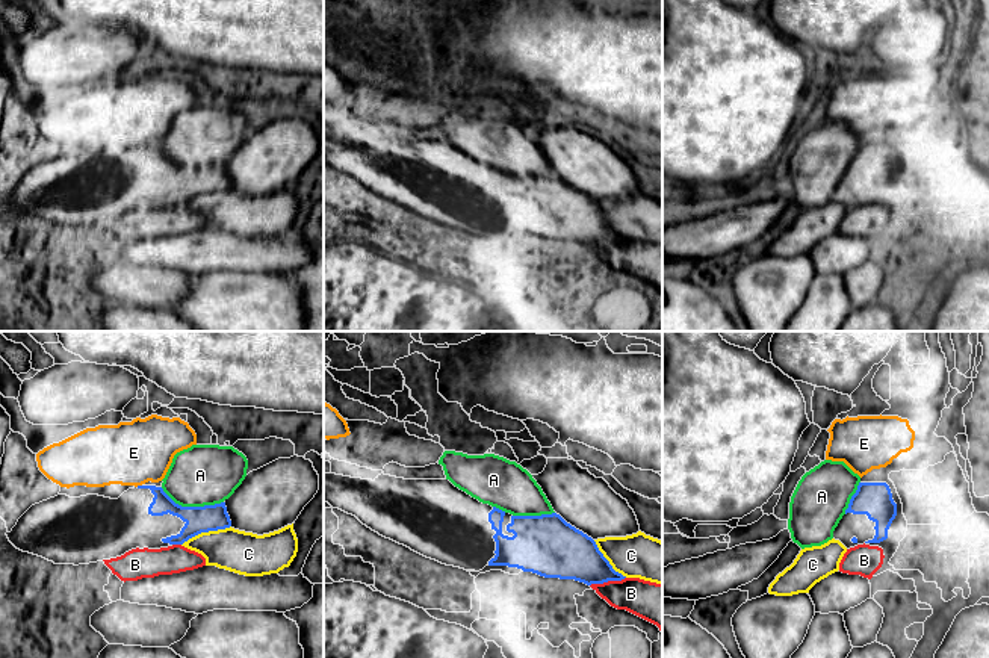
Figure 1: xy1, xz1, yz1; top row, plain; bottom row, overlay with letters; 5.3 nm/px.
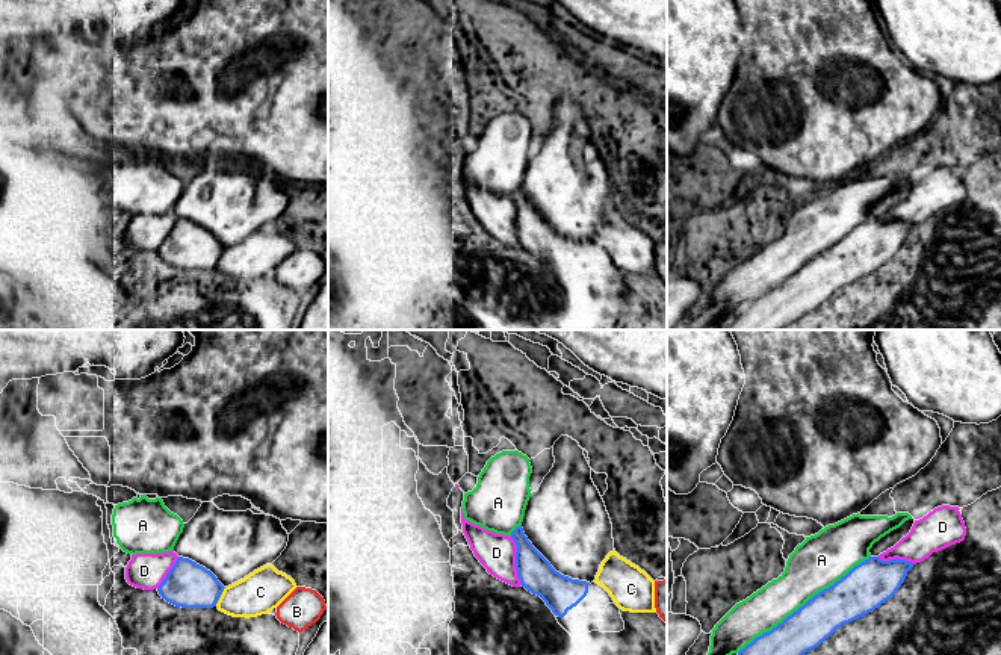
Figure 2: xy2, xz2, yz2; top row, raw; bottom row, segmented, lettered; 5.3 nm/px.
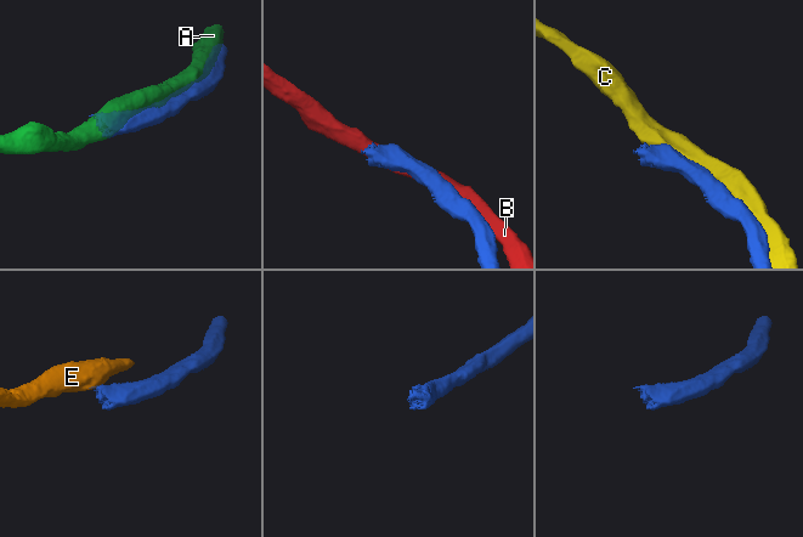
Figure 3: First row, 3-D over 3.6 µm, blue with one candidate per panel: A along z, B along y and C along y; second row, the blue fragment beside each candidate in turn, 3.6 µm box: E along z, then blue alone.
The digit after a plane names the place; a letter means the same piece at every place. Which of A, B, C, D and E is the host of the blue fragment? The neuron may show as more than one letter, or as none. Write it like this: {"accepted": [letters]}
{"accepted": []}

